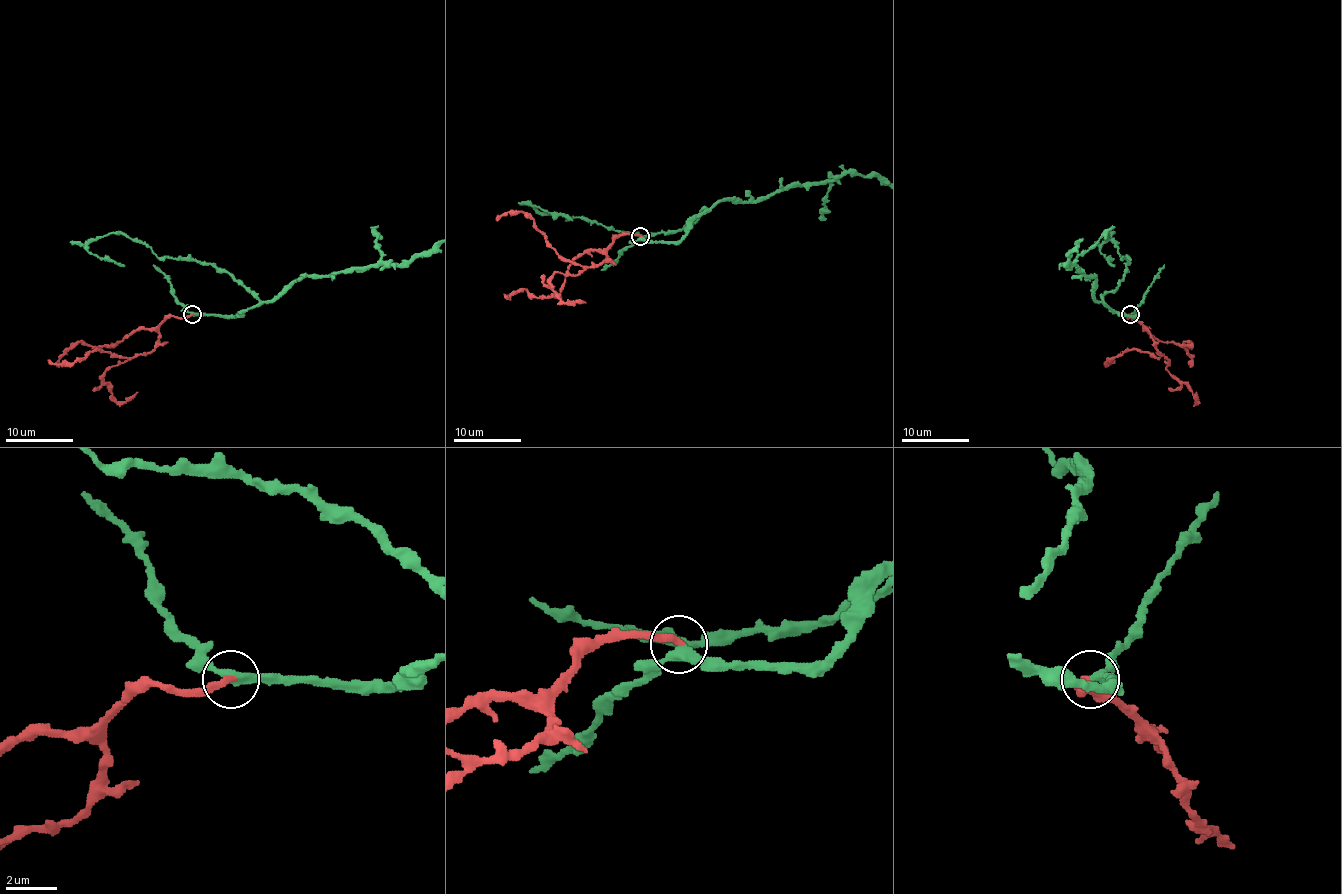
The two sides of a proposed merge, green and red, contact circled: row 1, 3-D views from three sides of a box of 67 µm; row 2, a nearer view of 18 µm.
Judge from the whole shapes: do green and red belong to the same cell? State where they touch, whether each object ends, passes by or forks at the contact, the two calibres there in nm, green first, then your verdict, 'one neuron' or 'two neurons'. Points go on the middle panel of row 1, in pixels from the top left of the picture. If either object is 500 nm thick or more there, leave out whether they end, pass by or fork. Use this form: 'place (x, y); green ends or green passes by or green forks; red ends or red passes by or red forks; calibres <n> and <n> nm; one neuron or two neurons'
place (640, 236); green passes by; red ends; calibres 360 and 280 nm; one neuron

